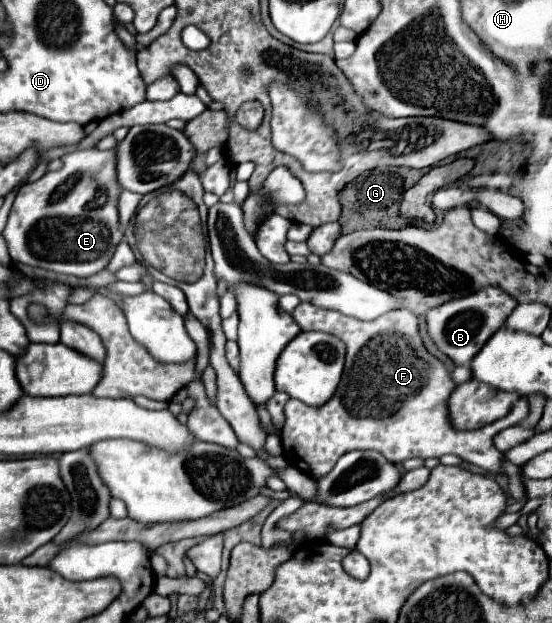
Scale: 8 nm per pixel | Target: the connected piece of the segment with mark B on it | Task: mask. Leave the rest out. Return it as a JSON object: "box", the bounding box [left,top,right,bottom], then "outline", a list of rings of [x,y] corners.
{"box":[427,287,515,365],"outline":[[[485,287],[479,293],[473,293],[457,301],[449,301],[441,307],[427,311],[427,333],[439,347],[439,351],[447,355],[455,365],[467,365],[487,343],[487,339],[505,323],[507,315],[515,309],[515,305],[515,299],[511,299],[505,291],[499,291],[497,287]]]}

